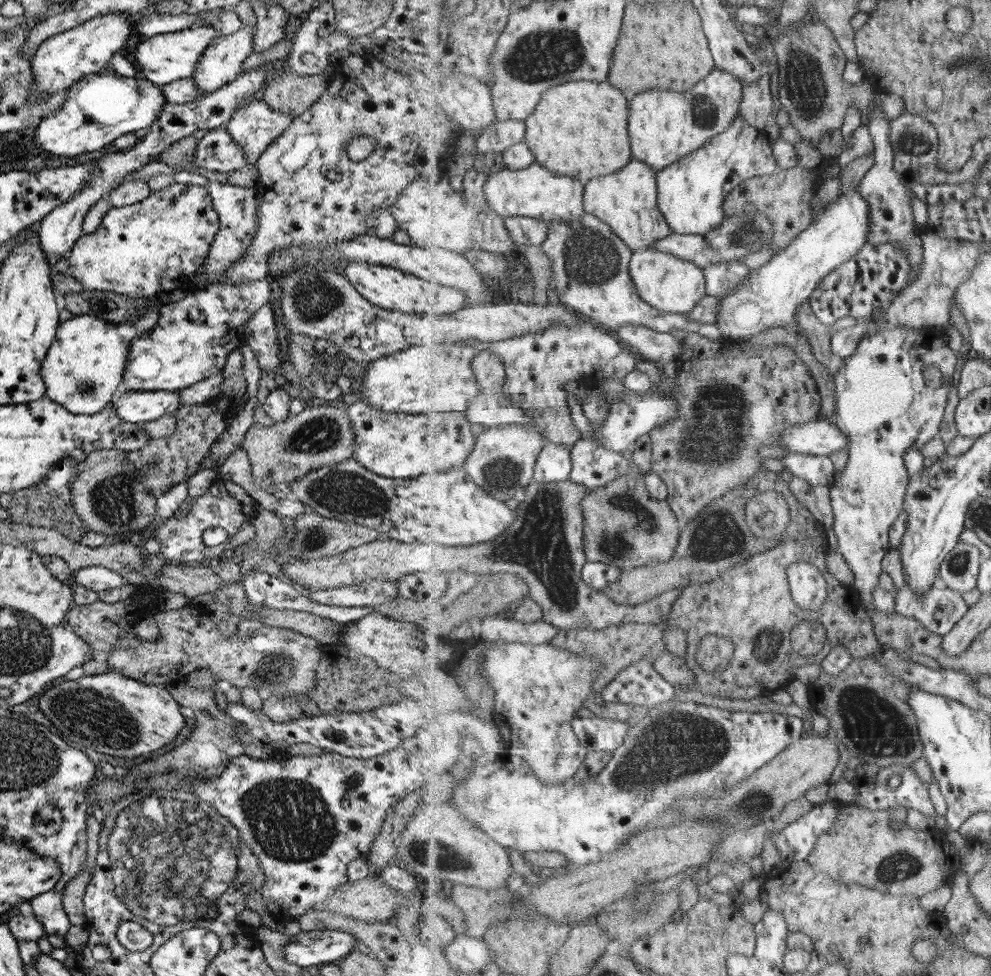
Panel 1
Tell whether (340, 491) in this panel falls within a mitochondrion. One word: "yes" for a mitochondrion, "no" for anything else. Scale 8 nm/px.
yes

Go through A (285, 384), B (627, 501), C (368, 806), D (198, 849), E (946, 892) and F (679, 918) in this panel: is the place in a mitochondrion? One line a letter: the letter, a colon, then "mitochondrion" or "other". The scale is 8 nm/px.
A: other
B: mitochondrion
C: other
D: mitochondrion
E: other
F: other

